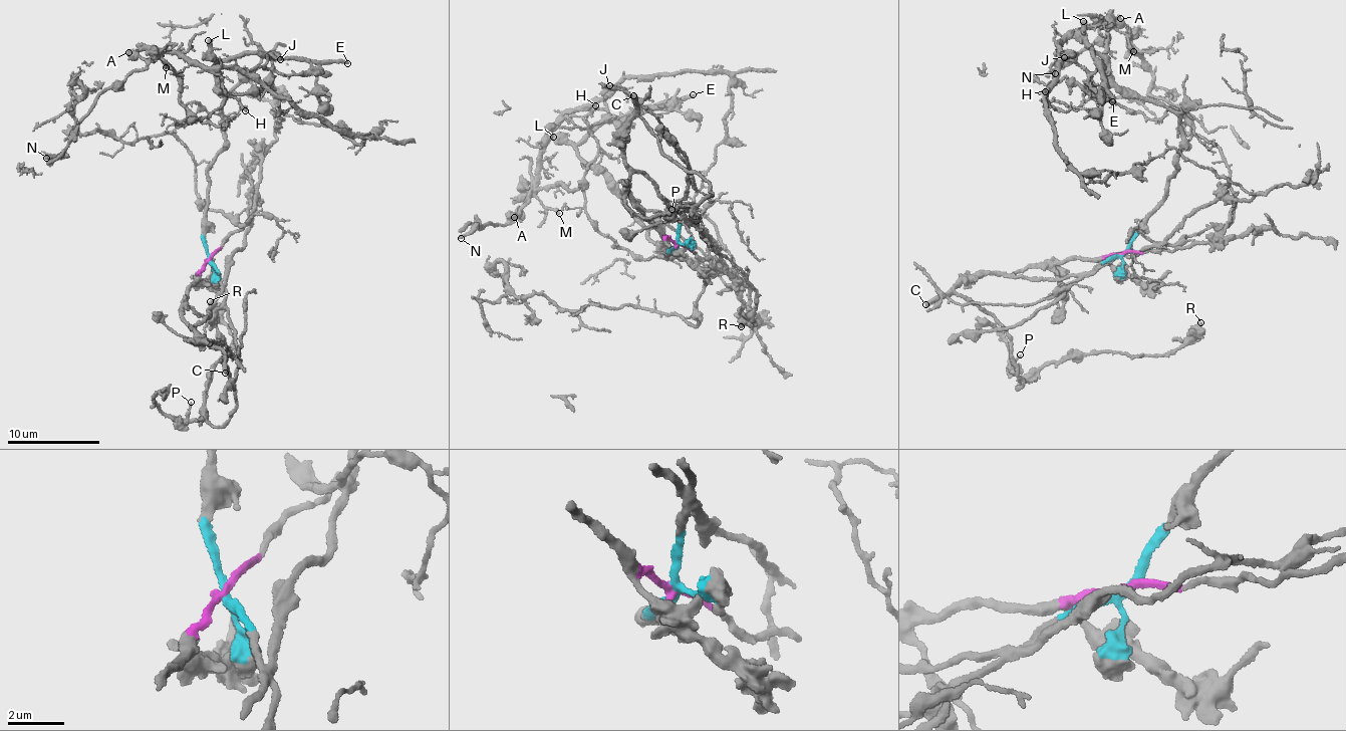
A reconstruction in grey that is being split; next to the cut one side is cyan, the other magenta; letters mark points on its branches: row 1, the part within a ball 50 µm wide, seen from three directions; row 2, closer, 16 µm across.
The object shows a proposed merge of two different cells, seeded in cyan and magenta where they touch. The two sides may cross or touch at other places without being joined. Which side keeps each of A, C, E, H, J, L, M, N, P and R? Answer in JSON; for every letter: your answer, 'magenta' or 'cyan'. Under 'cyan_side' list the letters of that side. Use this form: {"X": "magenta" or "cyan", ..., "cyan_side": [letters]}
{"A": "cyan", "C": "magenta", "E": "cyan", "H": "cyan", "J": "cyan", "L": "cyan", "M": "cyan", "N": "cyan", "P": "magenta", "R": "magenta", "cyan_side": ["A", "E", "H", "J", "L", "M", "N"]}

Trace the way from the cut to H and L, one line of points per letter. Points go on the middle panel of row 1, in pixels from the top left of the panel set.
H: (677, 244), (658, 253), (666, 247), (580, 155), (620, 119), (601, 108), (562, 116), (596, 106)
L: (677, 244), (664, 249), (666, 257), (658, 253), (666, 247), (646, 237), (644, 225), (618, 188), (552, 136)

